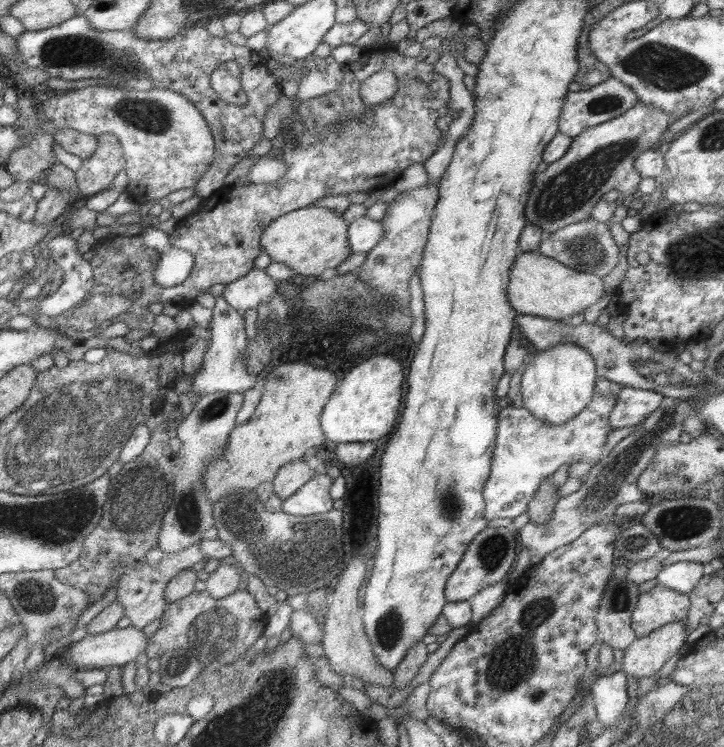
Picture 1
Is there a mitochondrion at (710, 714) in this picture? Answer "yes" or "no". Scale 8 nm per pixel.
yes

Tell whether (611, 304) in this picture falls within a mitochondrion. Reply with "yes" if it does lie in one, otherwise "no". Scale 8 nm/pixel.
no

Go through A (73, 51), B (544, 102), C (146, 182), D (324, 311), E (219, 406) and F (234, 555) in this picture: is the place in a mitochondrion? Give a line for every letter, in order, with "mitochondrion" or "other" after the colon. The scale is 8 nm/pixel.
A: mitochondrion
B: other
C: other
D: mitochondrion
E: mitochondrion
F: other

